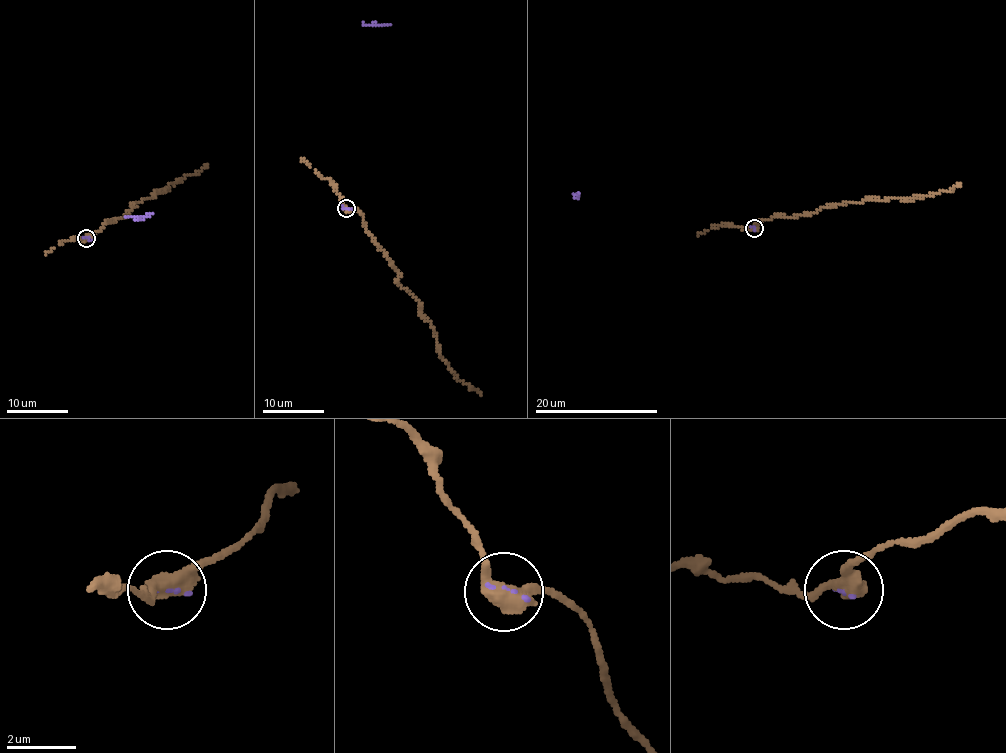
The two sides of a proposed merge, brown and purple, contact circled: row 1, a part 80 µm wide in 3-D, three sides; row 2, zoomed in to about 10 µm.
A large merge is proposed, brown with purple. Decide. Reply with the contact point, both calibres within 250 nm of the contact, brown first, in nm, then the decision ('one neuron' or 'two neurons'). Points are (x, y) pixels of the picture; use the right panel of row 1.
place (754, 228); calibres 480 and 90 nm; one neuron

